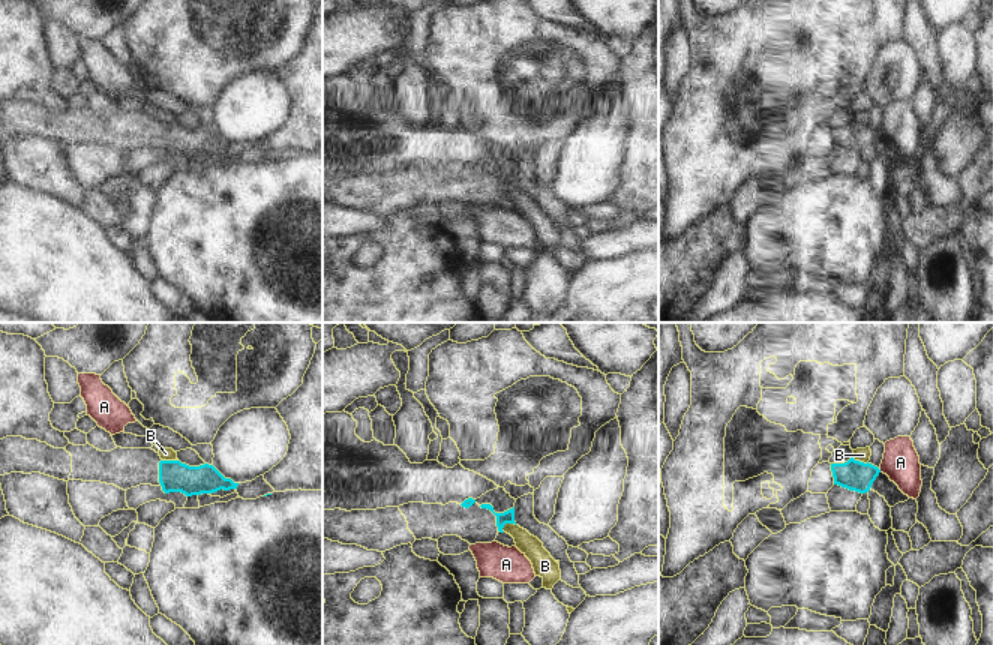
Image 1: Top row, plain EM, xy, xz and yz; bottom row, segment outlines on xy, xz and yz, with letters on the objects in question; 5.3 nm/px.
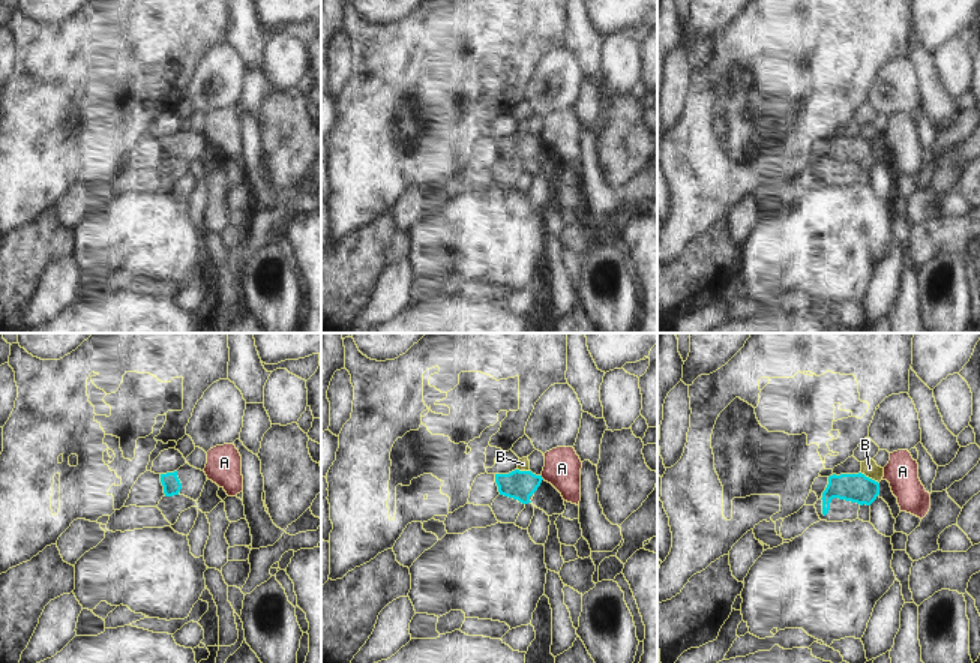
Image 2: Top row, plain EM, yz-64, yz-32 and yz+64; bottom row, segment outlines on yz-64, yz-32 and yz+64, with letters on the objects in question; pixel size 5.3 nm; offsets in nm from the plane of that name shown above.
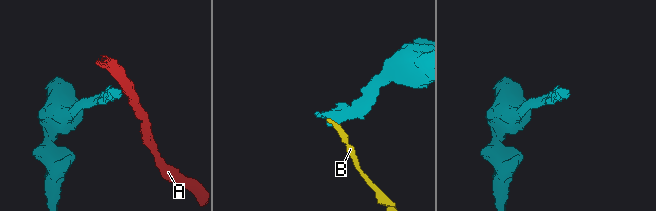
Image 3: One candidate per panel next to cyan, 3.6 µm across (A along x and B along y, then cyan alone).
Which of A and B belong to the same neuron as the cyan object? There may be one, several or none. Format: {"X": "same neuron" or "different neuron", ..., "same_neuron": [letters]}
{"A": "different neuron", "B": "different neuron", "same_neuron": []}

